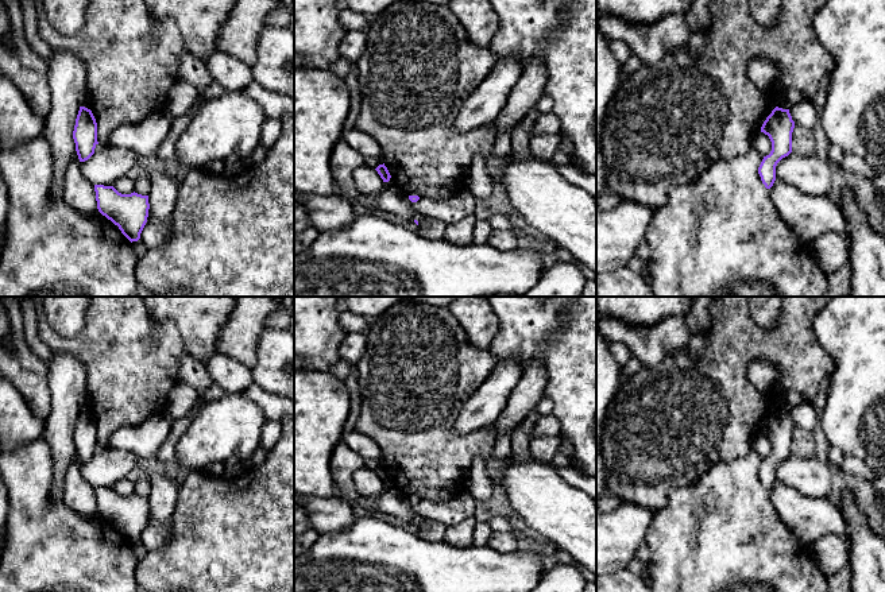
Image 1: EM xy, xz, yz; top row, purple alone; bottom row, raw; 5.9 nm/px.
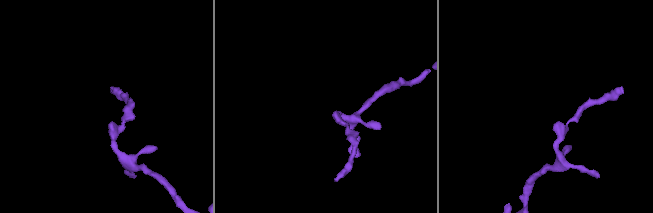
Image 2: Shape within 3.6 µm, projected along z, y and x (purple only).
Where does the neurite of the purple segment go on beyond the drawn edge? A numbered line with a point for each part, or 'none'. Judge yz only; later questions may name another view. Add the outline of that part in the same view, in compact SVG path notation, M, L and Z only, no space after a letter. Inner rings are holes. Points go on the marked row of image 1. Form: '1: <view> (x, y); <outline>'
none

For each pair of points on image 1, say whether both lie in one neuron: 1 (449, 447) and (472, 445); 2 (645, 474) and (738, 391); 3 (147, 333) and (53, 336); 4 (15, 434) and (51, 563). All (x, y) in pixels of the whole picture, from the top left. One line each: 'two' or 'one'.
1: one
2: one
3: one
4: two

